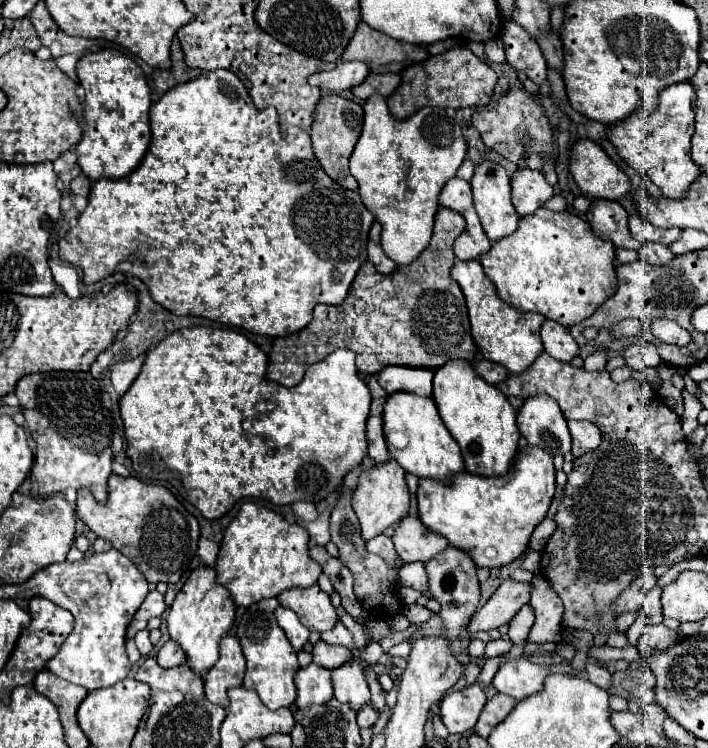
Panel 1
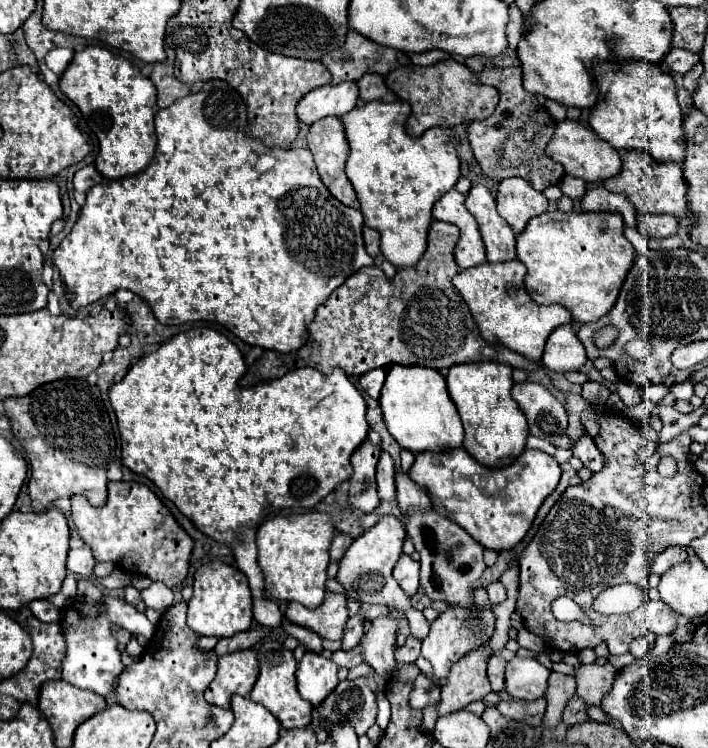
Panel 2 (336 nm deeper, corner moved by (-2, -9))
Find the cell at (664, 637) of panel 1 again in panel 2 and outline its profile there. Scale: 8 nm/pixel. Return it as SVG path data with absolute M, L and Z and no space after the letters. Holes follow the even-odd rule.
M649 631L649 633L645 633L643 637L639 637L639 639L635 639L635 641L631 643L631 653L633 653L637 659L643 659L653 645L655 645L655 633Z

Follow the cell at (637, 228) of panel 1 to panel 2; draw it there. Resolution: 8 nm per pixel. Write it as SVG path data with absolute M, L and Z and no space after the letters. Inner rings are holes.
M643 215L641 217L641 231L647 237L671 237L677 235L679 221L669 215Z

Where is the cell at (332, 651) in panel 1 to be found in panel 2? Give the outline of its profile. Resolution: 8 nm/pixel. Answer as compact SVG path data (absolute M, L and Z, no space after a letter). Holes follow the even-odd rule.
M283 619L283 629L295 637L307 651L313 651L313 653L321 653L323 647L321 647L321 637L315 635L313 631L307 631L305 627L295 627L293 623L287 623L287 619Z

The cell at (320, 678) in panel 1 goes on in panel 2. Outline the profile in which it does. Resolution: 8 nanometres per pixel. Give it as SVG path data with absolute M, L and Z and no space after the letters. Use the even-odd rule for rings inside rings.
M307 651L297 667L299 695L313 707L319 705L339 685L337 671L339 667L331 659L321 653Z

